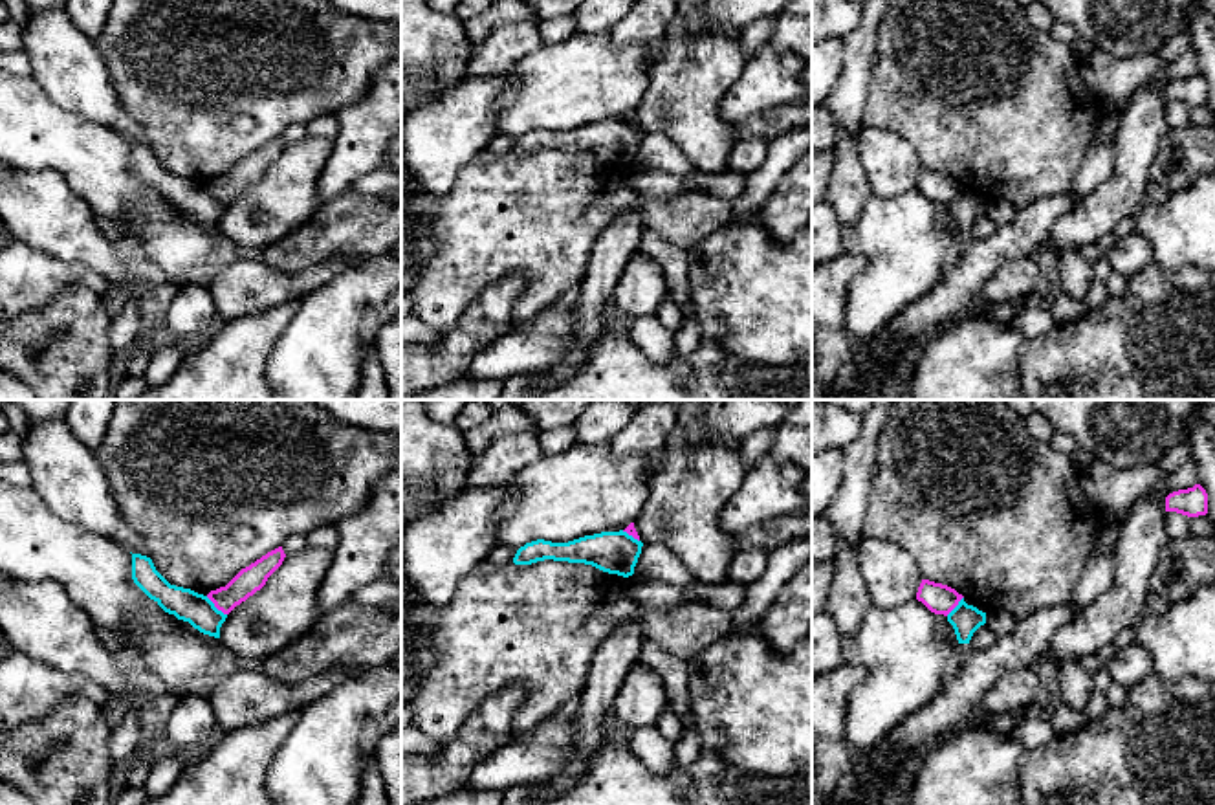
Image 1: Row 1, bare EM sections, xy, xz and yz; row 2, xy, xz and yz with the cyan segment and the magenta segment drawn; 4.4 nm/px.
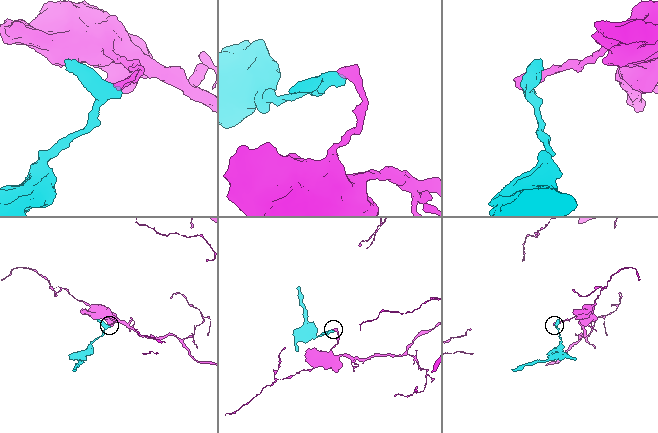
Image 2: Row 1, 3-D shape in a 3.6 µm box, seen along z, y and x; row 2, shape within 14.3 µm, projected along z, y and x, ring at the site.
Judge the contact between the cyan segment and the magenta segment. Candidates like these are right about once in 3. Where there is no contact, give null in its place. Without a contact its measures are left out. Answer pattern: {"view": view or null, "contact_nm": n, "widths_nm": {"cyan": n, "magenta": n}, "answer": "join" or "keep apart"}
{"view": "xy", "contact_nm": 130, "widths_nm": {"cyan": 140, "magenta": 120}, "answer": "keep apart"}

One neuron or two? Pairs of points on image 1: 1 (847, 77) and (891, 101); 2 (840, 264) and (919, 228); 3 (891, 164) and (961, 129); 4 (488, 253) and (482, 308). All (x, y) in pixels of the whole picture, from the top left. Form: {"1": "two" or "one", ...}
{"1": "two", "2": "two", "3": "two", "4": "two"}

